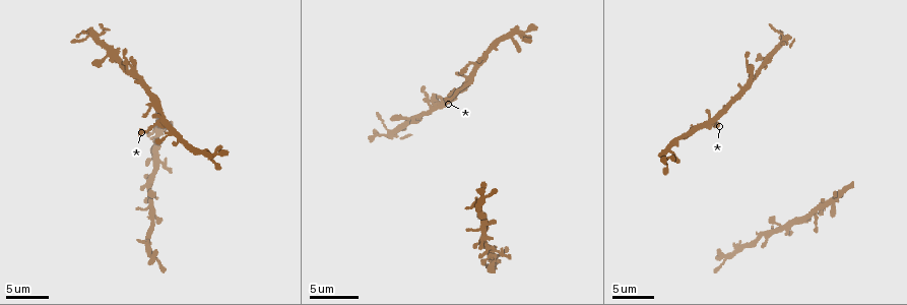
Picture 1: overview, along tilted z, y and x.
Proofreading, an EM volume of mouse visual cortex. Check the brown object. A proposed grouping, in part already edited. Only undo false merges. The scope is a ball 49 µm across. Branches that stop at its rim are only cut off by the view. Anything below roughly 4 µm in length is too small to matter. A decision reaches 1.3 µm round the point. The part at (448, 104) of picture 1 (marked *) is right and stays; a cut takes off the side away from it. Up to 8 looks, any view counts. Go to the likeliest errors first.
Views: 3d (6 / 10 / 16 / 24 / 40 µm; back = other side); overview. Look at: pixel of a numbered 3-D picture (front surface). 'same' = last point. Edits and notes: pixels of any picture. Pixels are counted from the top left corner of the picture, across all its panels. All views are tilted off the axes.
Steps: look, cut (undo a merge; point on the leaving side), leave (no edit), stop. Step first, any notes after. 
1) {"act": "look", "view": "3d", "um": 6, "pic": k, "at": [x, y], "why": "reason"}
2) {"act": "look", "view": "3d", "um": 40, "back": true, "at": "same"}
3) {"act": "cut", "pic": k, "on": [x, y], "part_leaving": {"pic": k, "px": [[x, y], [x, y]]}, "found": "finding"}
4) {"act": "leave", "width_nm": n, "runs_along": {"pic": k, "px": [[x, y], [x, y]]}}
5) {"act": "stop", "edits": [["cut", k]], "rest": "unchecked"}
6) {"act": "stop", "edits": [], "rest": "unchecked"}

{"act": "look", "view": "3d", "um": 16, "pic": 1, "at": [786, 228], "why": "four or more arms meet"}

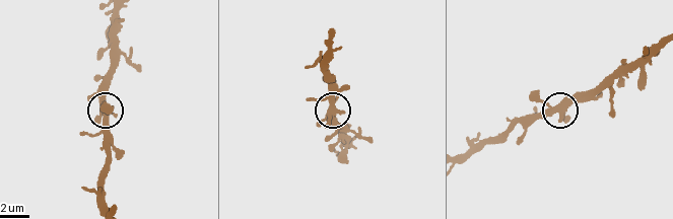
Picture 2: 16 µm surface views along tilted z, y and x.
{"act": "leave", "width_nm": 380, "found": "one neuron here"}

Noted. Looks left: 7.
{"act": "look", "view": "3d", "um": 10, "pic": 1, "at": [714, 120], "why": "a fork"}

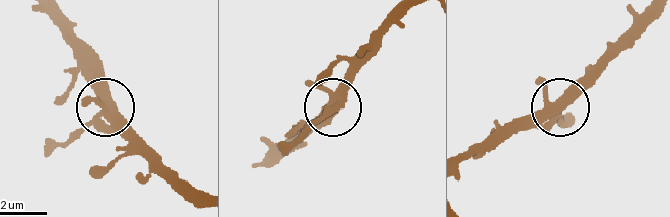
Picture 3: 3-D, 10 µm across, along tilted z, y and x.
{"act": "leave", "width_nm": 370, "runs_along": {"pic": 3, "px": [[287, 154], [320, 119], [349, 63]]}, "found": "all the same neuron"}

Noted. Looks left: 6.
{"act": "look", "view": "3d", "um": 6, "pic": 1, "at": [483, 201], "why": "calibre changes"}

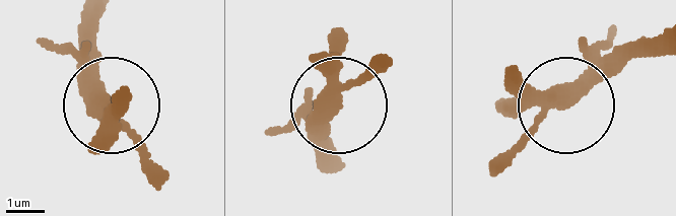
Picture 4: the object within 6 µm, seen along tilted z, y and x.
{"act": "look", "view": "3d", "um": 6, "back": true, "pic": 4, "at": [559, 94]}

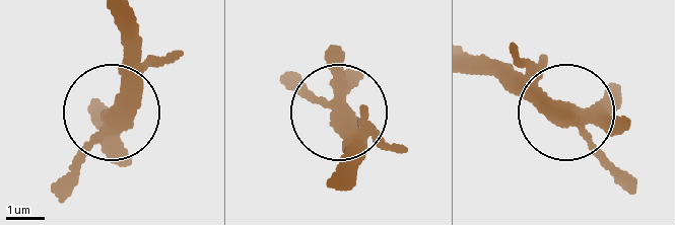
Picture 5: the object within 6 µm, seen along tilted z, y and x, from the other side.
{"act": "leave", "found": "one neuron here"}

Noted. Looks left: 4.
{"act": "look", "view": "3d", "um": 6, "pic": 1, "at": [206, 154], "why": "small branch off a trunk"}

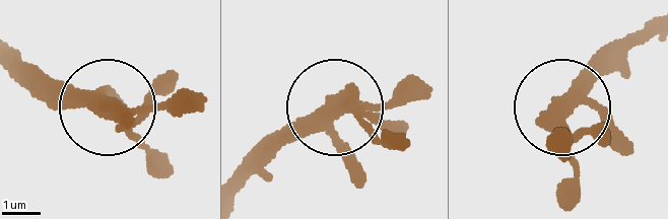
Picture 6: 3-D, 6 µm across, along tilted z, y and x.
{"act": "look", "view": "3d", "um": 6, "back": true, "pic": 6, "at": [335, 114]}

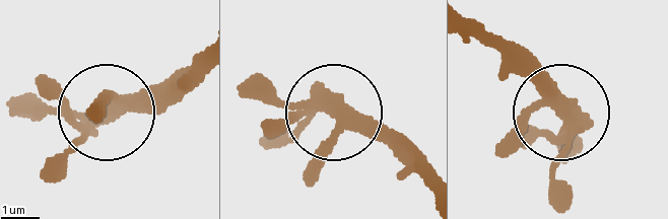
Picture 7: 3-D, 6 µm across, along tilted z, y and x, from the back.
{"act": "leave", "width_nm": 370, "runs_along": {"pic": 7, "px": [[472, 19], [515, 49], [559, 115], [553, 198]]}, "found": "continuous, no second neuron"}

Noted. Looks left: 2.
{"act": "stop", "edits": [], "rest": "unchecked"}

